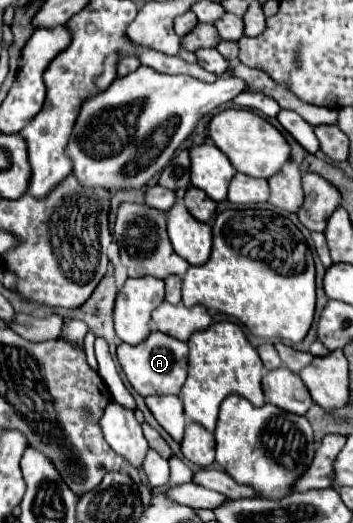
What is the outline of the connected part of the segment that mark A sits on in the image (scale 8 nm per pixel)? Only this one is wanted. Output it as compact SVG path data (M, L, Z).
M152 332L148 340L138 346L120 344L118 346L118 362L122 372L126 374L128 382L140 396L150 394L180 394L182 384L186 382L188 374L188 344L176 340L162 332Z

